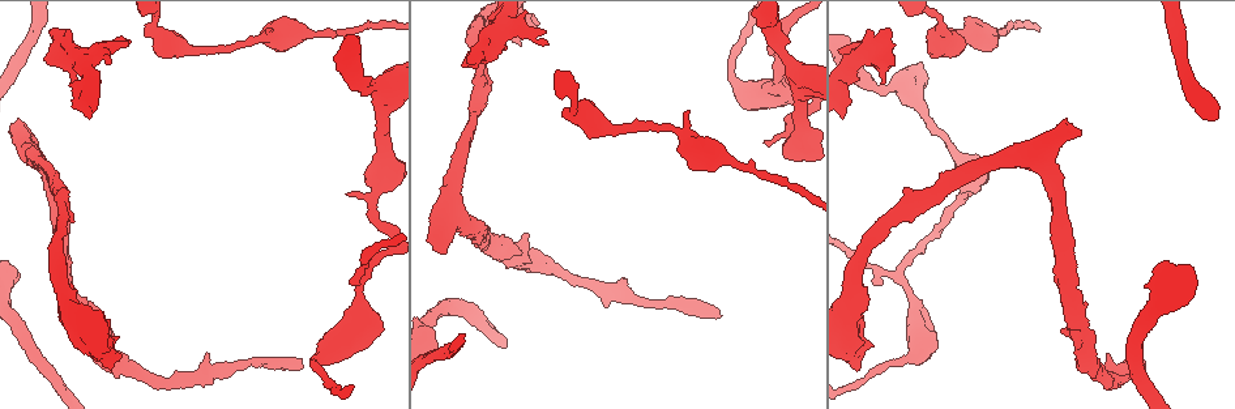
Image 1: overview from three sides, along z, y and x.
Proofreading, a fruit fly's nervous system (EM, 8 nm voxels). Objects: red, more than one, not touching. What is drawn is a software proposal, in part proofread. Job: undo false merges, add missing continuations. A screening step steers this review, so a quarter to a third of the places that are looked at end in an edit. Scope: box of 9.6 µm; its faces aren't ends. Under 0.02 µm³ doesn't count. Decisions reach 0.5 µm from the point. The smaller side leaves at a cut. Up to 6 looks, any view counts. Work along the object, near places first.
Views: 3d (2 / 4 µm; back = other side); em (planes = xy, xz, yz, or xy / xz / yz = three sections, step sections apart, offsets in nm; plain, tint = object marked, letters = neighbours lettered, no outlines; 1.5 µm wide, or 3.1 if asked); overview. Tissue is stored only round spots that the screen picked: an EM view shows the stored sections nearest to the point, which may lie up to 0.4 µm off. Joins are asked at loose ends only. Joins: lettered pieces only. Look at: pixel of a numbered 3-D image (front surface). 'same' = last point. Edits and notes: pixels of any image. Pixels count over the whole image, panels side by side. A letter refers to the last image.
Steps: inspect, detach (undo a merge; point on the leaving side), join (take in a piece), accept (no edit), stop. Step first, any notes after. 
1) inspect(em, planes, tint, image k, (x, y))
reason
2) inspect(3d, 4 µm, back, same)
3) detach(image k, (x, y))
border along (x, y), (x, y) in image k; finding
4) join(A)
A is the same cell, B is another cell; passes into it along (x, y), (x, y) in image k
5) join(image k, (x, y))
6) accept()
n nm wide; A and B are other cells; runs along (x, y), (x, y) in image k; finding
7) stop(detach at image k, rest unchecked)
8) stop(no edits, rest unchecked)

inspect(3d, 2 µm, image 1, (443, 253))
an open end

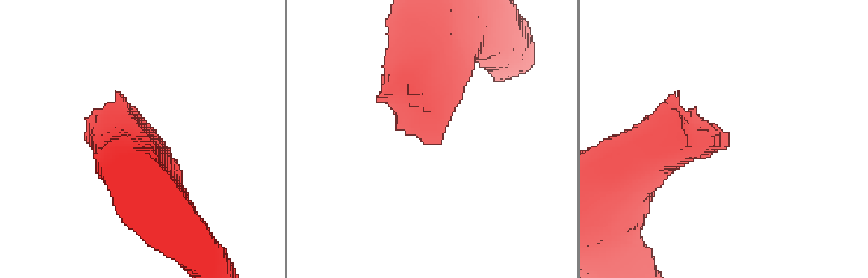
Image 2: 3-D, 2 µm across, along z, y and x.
inspect(em, planes, letters, image 2, (435, 142))
shape alone is not enough

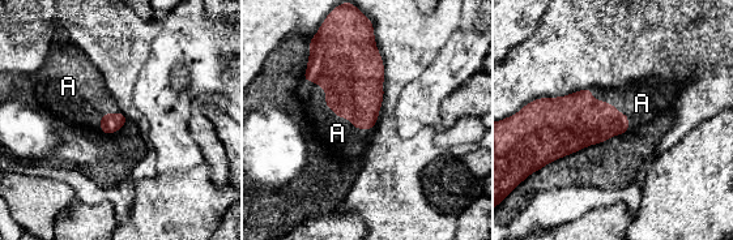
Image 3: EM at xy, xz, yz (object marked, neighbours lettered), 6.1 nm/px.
join(A)
A is the same cell; passes into it along (352, 73), (332, 108), (337, 133) in image 3; the cell continues

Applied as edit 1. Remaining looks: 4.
inspect(em, yz, step 4, tint, image 1, (547, 269))
calibre changes

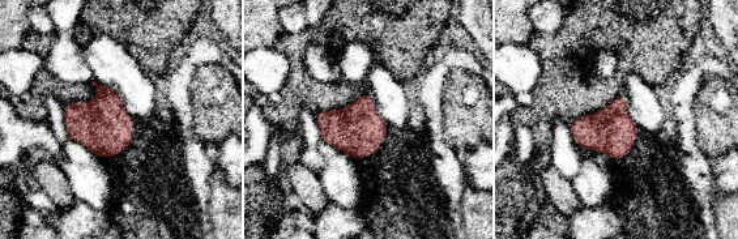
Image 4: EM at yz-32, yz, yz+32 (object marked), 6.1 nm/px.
inspect(em, planes, tint, same)

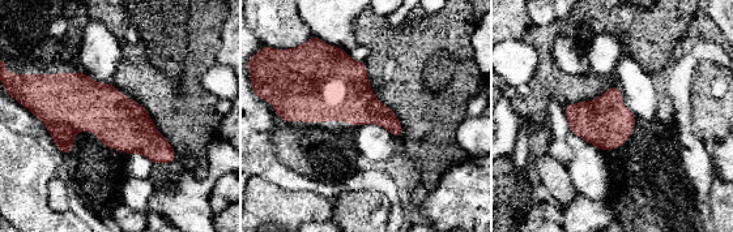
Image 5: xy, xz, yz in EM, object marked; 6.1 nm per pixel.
inspect(em, planes, letters, same)
what lies round it

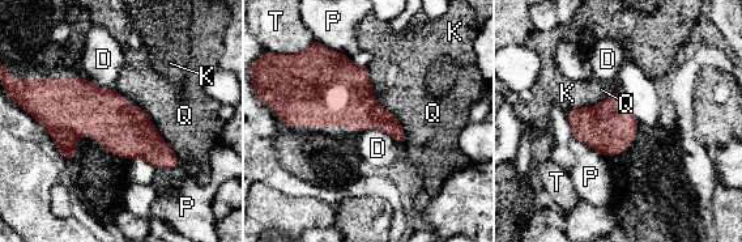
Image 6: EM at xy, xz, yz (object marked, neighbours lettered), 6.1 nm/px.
accept()
Q touches over 650 nm; D, K, P, Q and T are other cells; border along (358, 131), (382, 130), (401, 144) in image 6; one cell here

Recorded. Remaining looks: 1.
inspect(em, planes, letters, image 1, (301, 363))
free end

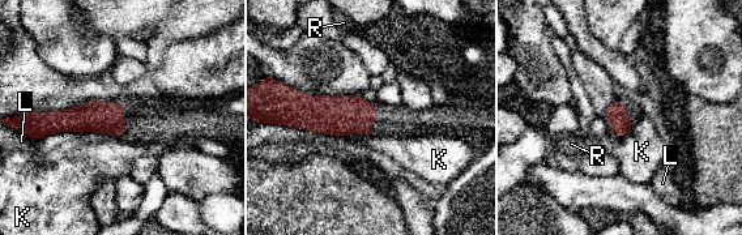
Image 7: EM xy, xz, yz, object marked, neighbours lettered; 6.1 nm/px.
accept()
K touches over 550 nm; K, L and R are other cells; border along (123, 137), (56, 132), (34, 140) in image 7; no lettered piece goes on from it

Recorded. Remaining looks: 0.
stop(join at image 3, rest unchecked)

